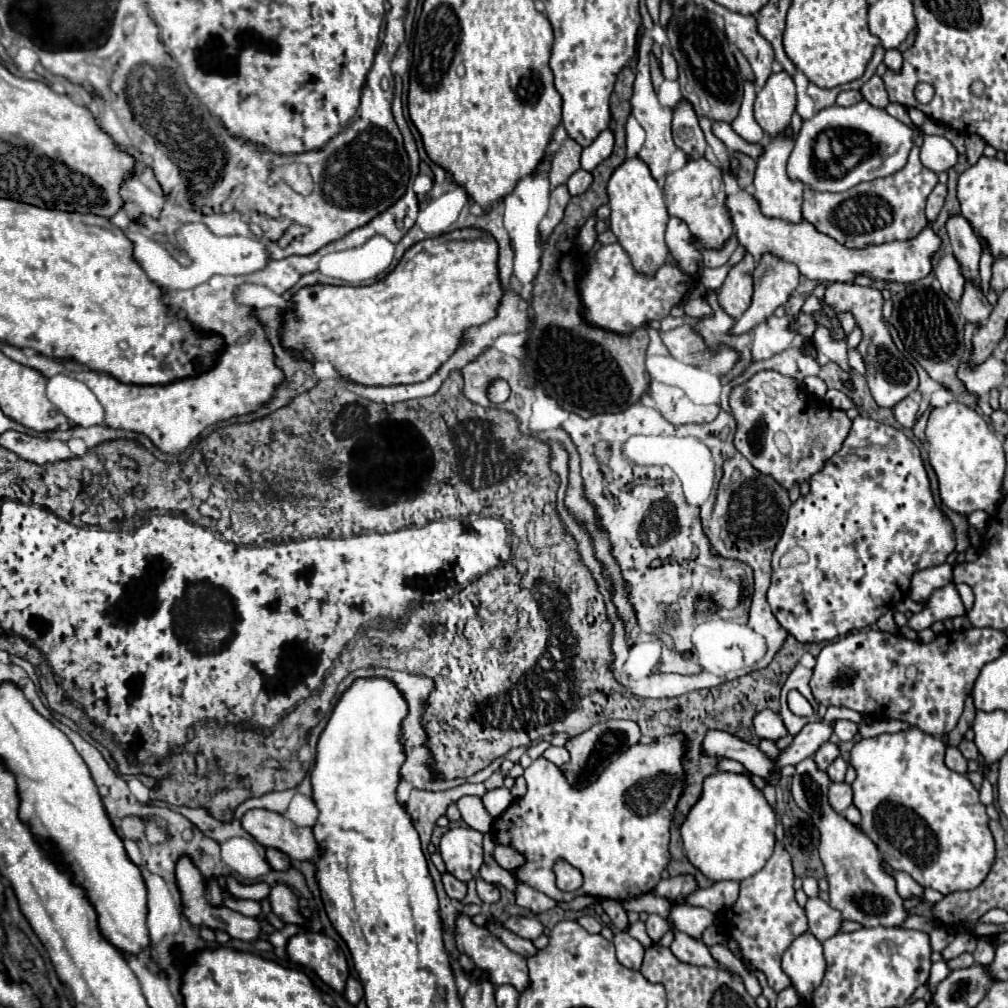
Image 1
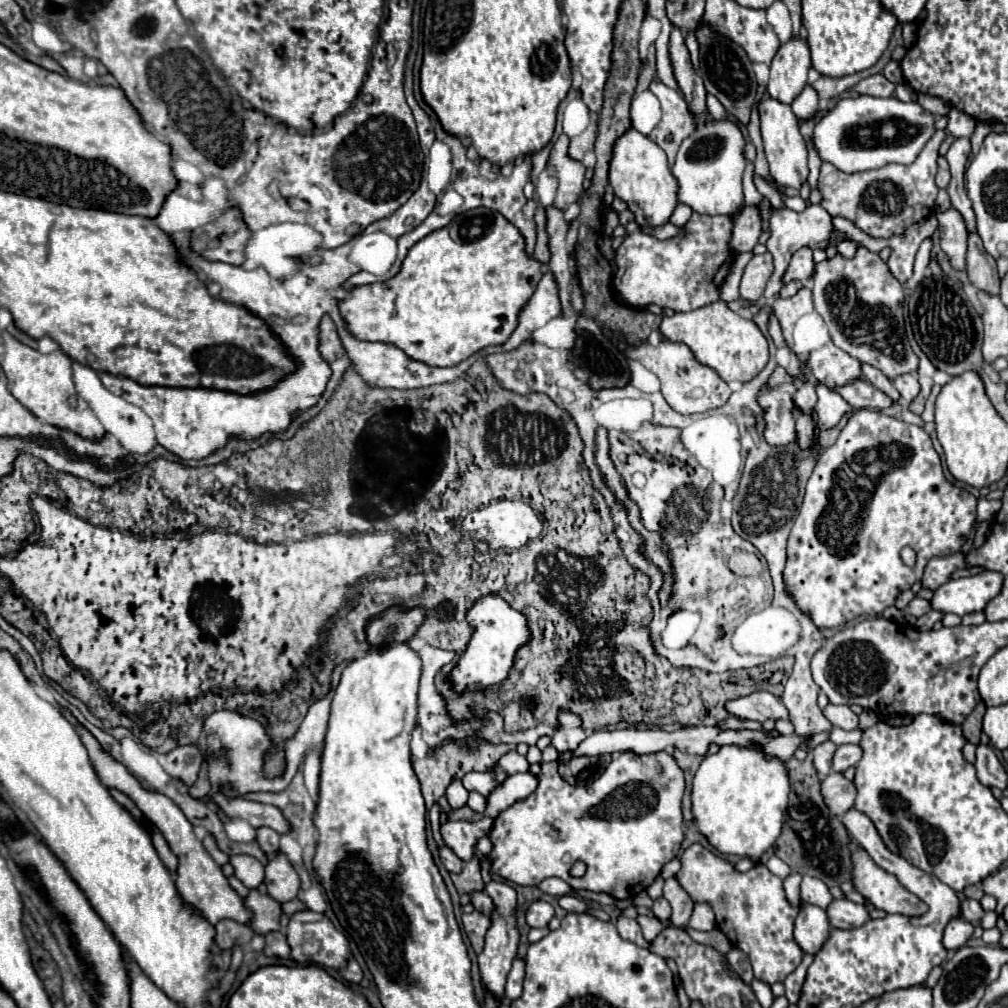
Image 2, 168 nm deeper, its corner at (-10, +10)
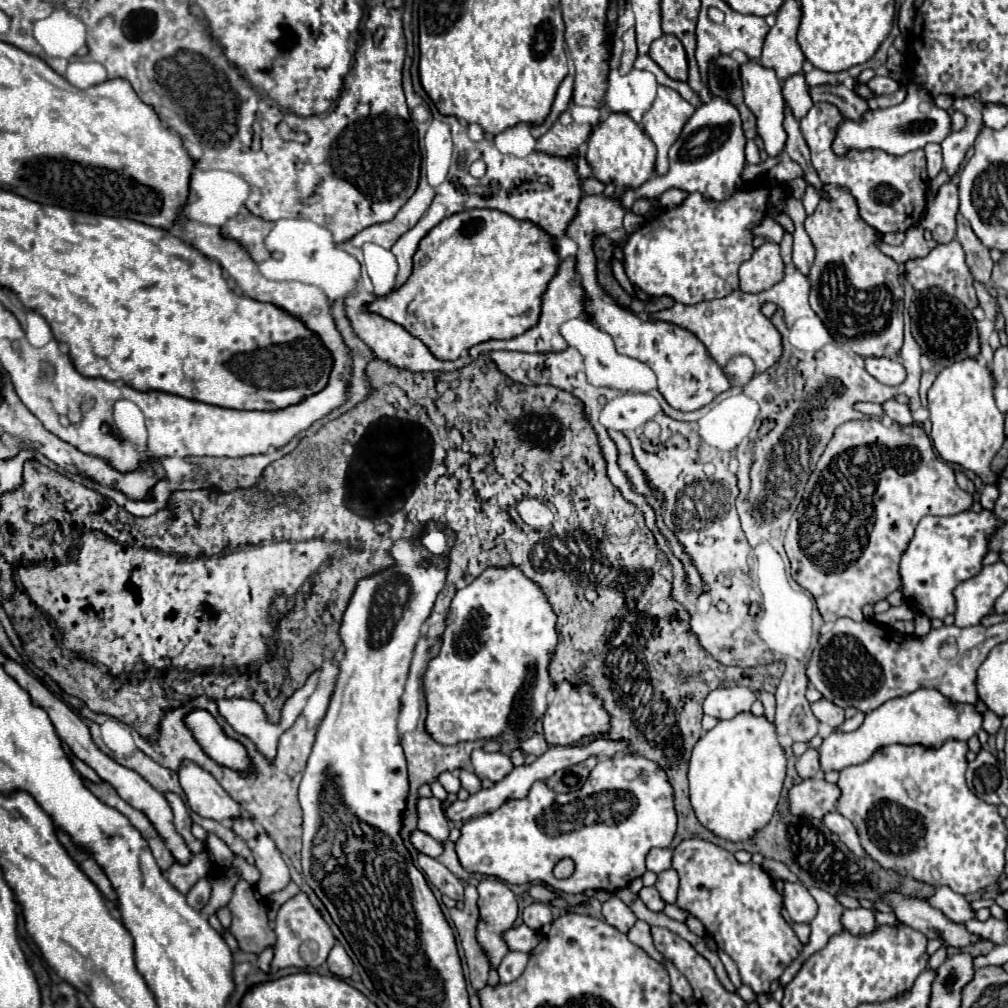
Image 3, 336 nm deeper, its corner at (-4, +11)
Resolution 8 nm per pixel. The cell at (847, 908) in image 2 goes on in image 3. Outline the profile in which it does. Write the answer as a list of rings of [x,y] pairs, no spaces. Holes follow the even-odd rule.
[[[846,908],[842,912],[842,926],[852,934],[868,934],[876,928],[874,912],[866,908],[854,908],[854,910]]]

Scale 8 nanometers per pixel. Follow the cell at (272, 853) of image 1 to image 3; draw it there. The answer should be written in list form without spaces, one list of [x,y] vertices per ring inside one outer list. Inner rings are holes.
[[[236,818],[232,824],[232,830],[244,840],[254,840],[258,836],[258,830],[250,818]]]

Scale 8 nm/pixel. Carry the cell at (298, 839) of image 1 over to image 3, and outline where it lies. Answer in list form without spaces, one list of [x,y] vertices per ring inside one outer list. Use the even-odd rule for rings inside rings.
[[[182,762],[178,776],[190,808],[202,818],[222,822],[242,816],[242,806],[230,798],[230,794],[214,780],[212,774],[194,762]]]

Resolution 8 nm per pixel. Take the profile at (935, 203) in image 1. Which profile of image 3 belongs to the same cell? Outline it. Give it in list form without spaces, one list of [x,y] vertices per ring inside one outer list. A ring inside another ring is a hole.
[[[928,144],[924,148],[926,152],[926,160],[928,160],[928,176],[936,178],[938,172],[942,170],[942,152],[940,152],[940,144]]]

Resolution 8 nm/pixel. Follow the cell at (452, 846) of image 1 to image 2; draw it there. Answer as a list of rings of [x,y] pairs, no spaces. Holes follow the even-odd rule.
[[[482,817],[480,821],[468,823],[468,821],[446,821],[440,825],[440,835],[444,839],[444,845],[450,847],[462,861],[472,859],[474,845],[480,837],[484,837],[492,827],[490,817]]]

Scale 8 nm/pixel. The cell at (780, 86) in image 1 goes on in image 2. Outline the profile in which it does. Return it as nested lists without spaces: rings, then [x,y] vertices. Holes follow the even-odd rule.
[[[796,35],[782,43],[770,65],[768,93],[782,101],[792,103],[794,97],[806,87],[806,75],[810,69],[808,43]]]

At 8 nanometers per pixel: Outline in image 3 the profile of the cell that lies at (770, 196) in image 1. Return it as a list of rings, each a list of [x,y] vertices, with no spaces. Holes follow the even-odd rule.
[[[746,62],[740,68],[742,72],[742,86],[744,86],[744,100],[746,106],[752,110],[752,114],[756,116],[756,130],[760,134],[760,138],[764,140],[764,148],[766,154],[770,158],[780,156],[782,152],[786,152],[786,132],[784,132],[784,98],[782,98],[782,84],[776,78],[774,70],[768,70],[756,62]]]

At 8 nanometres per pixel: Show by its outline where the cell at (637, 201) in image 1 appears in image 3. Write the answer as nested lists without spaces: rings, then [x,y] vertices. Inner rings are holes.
[[[610,114],[592,130],[586,142],[586,160],[592,166],[594,178],[598,178],[602,184],[636,190],[654,174],[656,146],[652,146],[652,140],[640,130],[640,126],[636,126],[636,122],[632,122],[632,118],[626,114]]]

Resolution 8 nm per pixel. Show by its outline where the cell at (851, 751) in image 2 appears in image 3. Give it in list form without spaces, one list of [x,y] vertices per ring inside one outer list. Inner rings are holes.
[[[916,690],[908,696],[894,698],[884,706],[876,708],[874,712],[866,714],[864,724],[854,732],[832,732],[824,738],[820,746],[820,764],[824,772],[830,770],[844,770],[852,764],[866,762],[876,748],[886,746],[888,742],[920,742],[924,746],[940,746],[948,738],[968,740],[982,728],[982,716],[974,712],[974,706],[960,706],[948,702],[938,690]]]

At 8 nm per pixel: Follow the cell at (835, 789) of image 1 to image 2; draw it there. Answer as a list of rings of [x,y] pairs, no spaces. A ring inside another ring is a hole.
[[[830,773],[822,781],[822,797],[826,799],[826,807],[834,811],[834,815],[842,817],[848,809],[852,809],[856,799],[856,787],[852,781],[848,781],[842,773]]]

